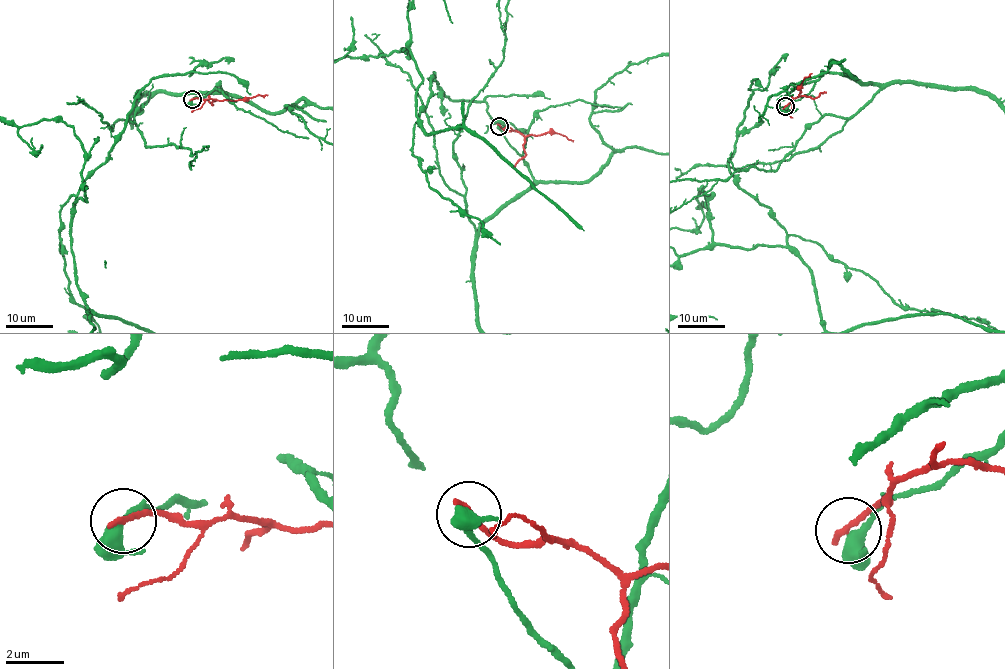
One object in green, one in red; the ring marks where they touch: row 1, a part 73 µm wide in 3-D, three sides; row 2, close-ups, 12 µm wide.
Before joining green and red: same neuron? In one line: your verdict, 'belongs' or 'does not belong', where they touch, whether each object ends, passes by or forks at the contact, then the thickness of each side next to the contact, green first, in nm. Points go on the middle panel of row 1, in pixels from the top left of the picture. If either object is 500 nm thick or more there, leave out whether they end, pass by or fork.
does not belong; place (499, 126); green forks; red ends; calibres 320 and 240 nm

